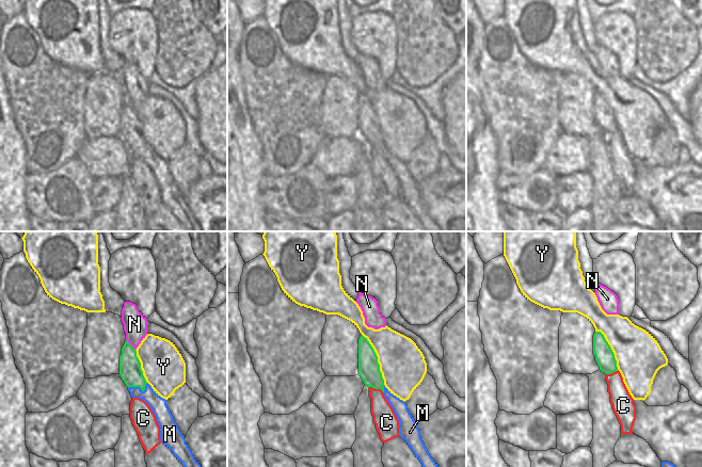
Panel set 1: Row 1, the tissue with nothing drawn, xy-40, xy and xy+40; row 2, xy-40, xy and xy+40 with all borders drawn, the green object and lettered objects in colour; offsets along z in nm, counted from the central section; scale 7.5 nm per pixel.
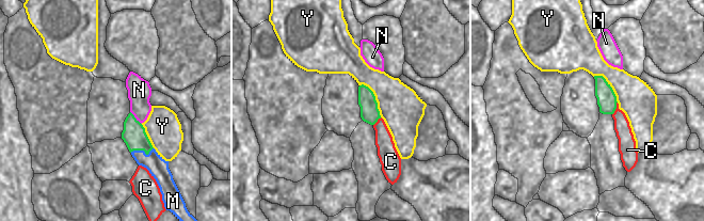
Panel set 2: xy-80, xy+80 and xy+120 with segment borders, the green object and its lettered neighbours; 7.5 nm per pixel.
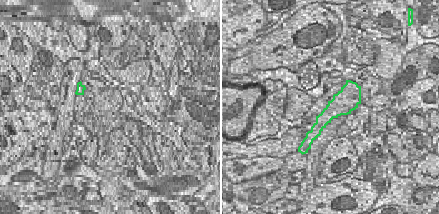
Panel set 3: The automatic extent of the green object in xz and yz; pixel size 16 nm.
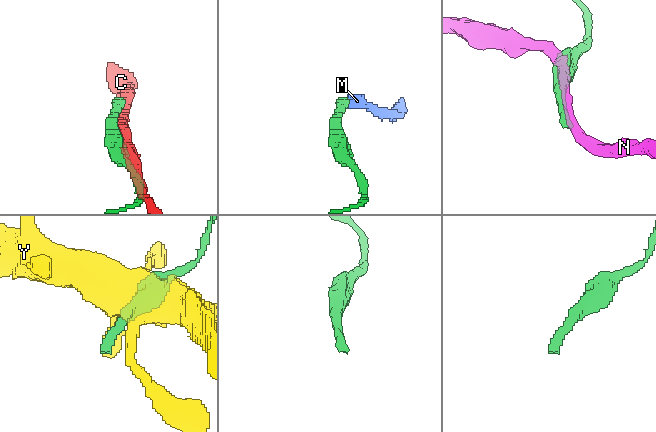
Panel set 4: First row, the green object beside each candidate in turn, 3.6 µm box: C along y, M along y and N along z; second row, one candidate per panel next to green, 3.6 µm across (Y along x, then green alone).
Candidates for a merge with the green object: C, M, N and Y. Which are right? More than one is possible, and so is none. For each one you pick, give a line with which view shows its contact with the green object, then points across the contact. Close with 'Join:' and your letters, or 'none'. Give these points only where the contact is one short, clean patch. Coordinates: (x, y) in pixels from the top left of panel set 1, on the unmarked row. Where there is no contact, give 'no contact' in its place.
Join: none

